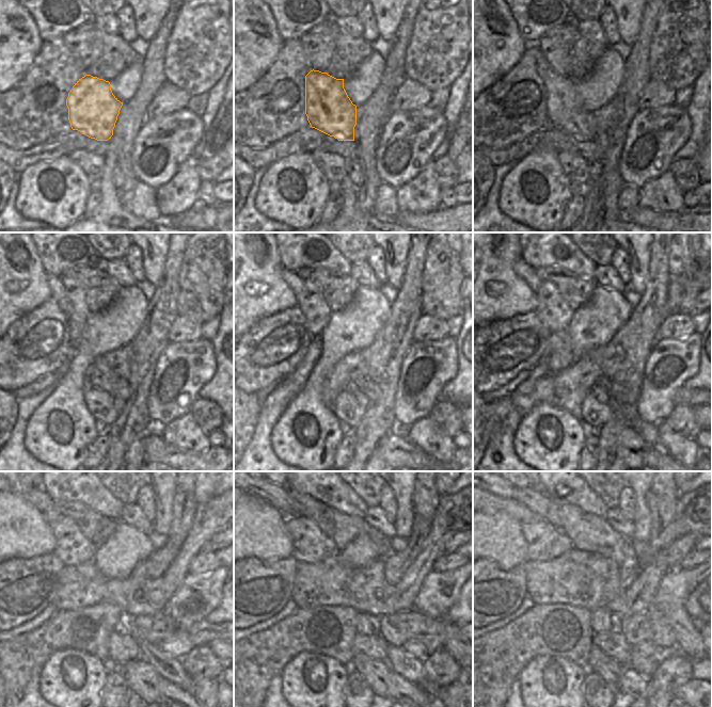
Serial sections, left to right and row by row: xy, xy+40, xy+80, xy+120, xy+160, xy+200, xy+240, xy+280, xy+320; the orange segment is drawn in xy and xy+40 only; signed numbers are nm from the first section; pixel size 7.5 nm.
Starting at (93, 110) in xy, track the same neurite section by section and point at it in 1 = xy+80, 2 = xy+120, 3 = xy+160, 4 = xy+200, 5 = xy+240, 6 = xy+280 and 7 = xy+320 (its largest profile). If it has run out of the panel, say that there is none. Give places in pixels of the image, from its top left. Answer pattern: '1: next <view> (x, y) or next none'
1: next xy+80 (564, 110)
2: next xy+120 (76, 325)
3: next xy+160 (295, 283)
4: next xy+200 (524, 271)
5: next xy+240 (38, 498)
6: next xy+280 (278, 496)
7: next xy+320 (508, 493)

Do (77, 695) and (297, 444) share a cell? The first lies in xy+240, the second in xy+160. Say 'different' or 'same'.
same

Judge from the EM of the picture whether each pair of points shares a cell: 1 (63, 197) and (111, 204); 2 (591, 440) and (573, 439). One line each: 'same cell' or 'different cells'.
1: different cells
2: different cells

